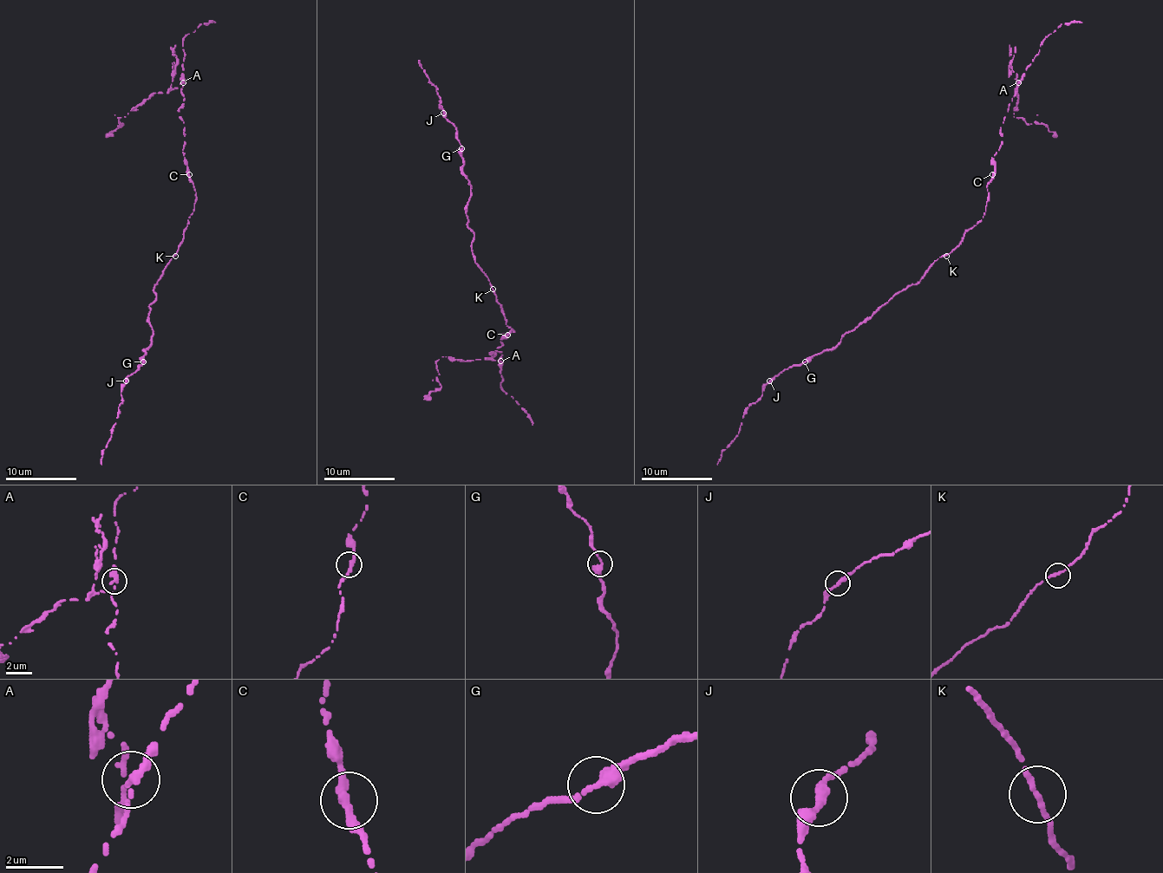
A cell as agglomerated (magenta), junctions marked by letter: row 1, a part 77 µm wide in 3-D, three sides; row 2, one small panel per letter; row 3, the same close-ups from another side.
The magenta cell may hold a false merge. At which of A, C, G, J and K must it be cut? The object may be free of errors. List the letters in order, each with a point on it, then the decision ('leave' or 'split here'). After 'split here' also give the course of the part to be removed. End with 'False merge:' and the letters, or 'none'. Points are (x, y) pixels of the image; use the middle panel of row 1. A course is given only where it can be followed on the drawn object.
A: (500, 361) | split here | (499, 361), (460, 361), (441, 356), (436, 361), (436, 381), (441, 386), (424, 399)
C: (507, 335) | leave
G: (461, 148) | leave
J: (443, 113) | leave
K: (493, 289) | leave
False merge: A

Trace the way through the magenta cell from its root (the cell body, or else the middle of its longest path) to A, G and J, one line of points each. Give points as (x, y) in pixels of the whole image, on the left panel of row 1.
A: (175, 254), (196, 198), (187, 162), (182, 153), (184, 121), (179, 116), (179, 109), (184, 104), (182, 82)
G: (175, 254), (153, 285), (155, 298), (148, 314), (152, 340), (145, 349), (143, 361)
J: (175, 254), (153, 285), (155, 298), (148, 314), (152, 340), (145, 349), (143, 363), (126, 381)

